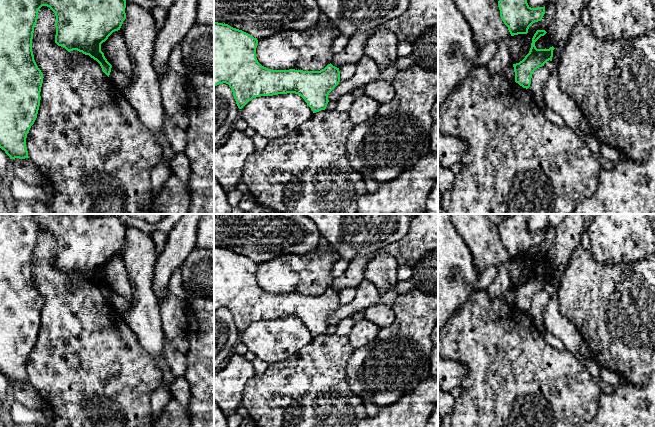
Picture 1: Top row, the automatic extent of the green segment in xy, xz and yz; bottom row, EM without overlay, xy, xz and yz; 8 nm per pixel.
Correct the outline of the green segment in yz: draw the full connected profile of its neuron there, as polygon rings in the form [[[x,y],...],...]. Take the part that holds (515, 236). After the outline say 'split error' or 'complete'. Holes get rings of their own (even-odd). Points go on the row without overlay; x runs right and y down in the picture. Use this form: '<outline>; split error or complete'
[[[513,214],[498,225],[500,241],[508,251],[511,260],[527,258],[529,251],[541,245],[545,230],[531,232],[527,227],[529,214]]]; complete

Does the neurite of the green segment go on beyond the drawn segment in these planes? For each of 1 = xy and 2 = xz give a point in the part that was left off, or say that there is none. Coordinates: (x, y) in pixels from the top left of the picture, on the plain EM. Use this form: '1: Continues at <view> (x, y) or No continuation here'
1: No continuation here
2: No continuation here

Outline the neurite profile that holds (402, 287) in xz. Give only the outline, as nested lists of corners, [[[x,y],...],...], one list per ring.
[[[412,279],[408,281],[399,281],[394,289],[398,294],[404,294],[412,289],[415,289],[414,281]]]

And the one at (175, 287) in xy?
[[[179,269],[176,273],[174,273],[171,276],[169,286],[168,286],[168,291],[171,294],[183,299],[186,302],[187,295],[186,295],[186,291],[183,287],[183,279],[182,279],[181,269]]]

